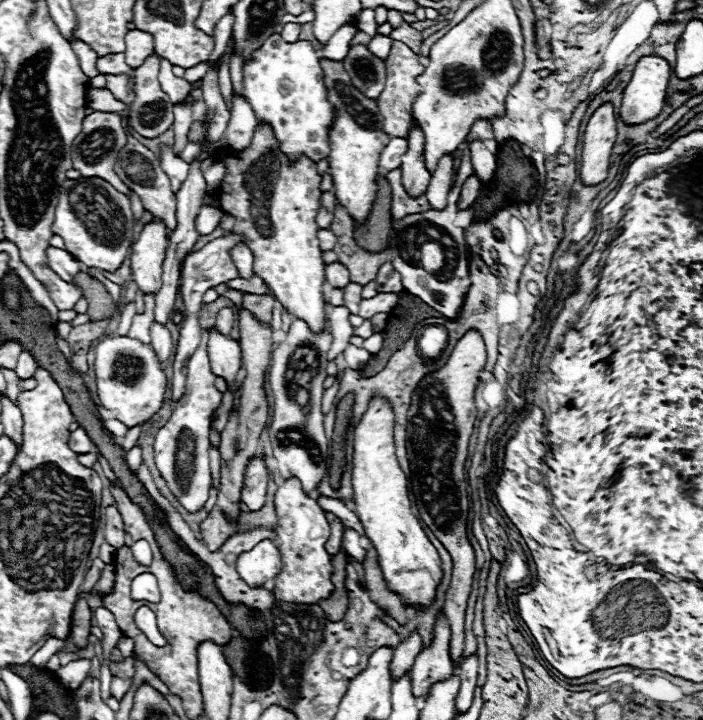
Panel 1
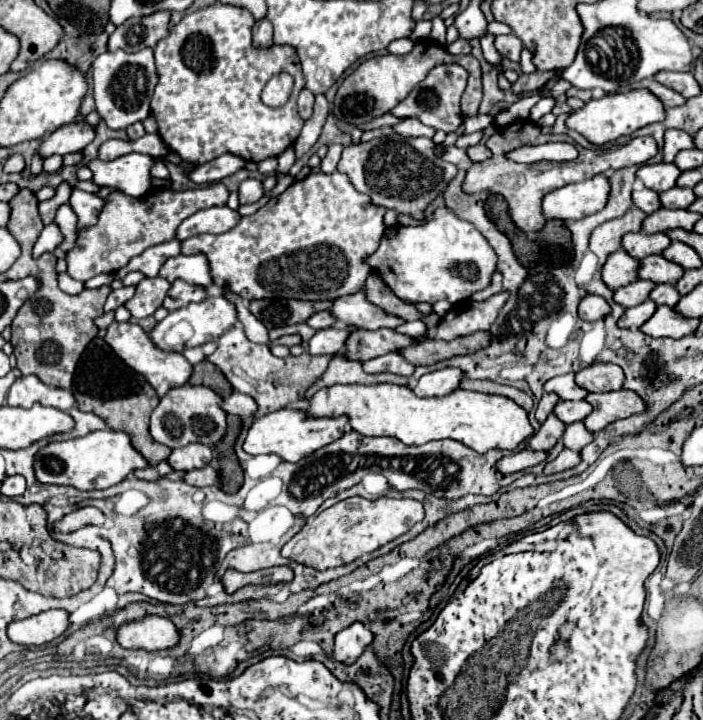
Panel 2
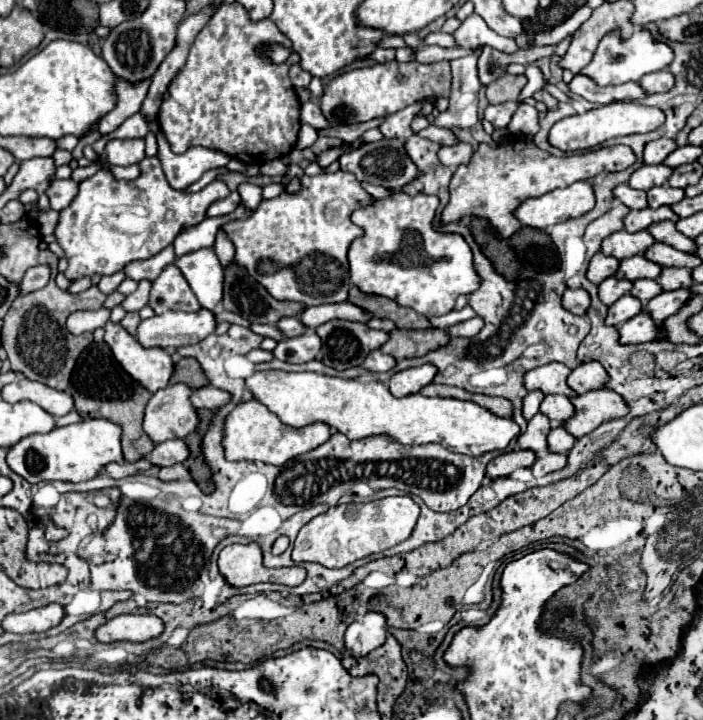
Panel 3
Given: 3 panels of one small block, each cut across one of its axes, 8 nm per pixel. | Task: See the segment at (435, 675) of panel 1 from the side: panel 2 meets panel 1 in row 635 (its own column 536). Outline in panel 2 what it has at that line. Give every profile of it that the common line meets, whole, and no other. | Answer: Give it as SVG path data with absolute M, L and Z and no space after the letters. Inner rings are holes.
M550 414L548 420L542 424L542 428L530 438L528 446L532 450L544 450L544 452L548 452L562 438L564 428L566 428L566 424L562 424L562 420L558 420L554 414Z

